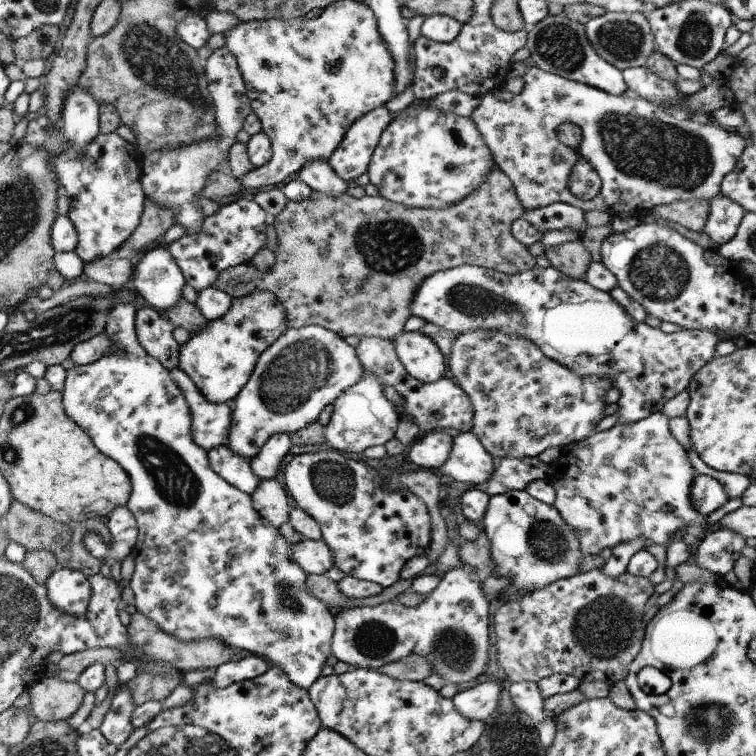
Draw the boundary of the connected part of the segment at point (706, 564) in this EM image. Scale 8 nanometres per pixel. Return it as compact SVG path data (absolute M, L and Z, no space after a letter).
M721 528L706 536L694 550L695 563L722 579L729 570L733 570L733 564L742 556L741 550L745 545L742 536Z

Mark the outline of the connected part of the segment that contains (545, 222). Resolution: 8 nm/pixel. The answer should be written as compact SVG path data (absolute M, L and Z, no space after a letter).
M554 203L547 207L525 211L522 217L544 233L553 230L574 229L582 236L588 228L584 214L585 212L578 207L566 203Z

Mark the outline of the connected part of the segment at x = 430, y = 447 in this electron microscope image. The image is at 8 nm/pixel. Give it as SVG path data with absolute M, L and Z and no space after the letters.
M434 431L422 435L414 441L409 452L409 458L420 468L439 469L450 456L453 438L445 433Z

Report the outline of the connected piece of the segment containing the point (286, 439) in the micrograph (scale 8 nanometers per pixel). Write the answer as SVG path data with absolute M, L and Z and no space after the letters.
M278 433L270 437L264 446L251 458L250 466L252 472L259 480L274 479L278 476L278 468L293 446L290 437L286 433Z

